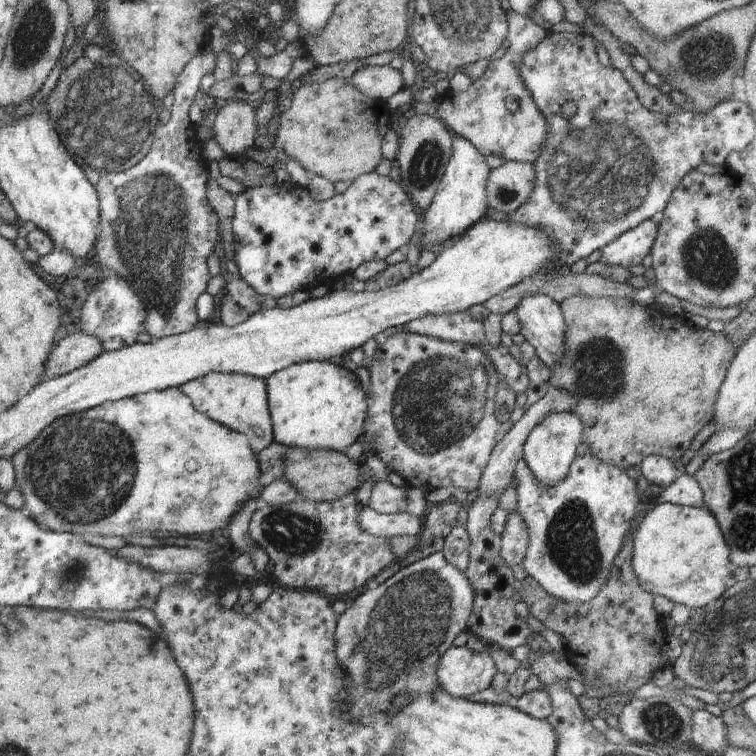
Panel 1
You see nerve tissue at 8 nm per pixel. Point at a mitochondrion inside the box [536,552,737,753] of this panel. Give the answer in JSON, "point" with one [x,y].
{"point":[663,723]}

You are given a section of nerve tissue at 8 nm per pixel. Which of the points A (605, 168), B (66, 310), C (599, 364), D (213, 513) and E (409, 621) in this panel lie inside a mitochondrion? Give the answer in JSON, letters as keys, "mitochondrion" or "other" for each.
{"A":"mitochondrion","B":"other","C":"mitochondrion","D":"other","E":"mitochondrion"}

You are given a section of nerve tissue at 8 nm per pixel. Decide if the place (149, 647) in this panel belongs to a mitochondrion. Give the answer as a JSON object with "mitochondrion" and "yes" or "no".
{"mitochondrion":"yes"}

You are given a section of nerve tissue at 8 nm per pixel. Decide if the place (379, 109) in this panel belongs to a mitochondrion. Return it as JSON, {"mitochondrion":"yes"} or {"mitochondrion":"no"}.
{"mitochondrion":"no"}

